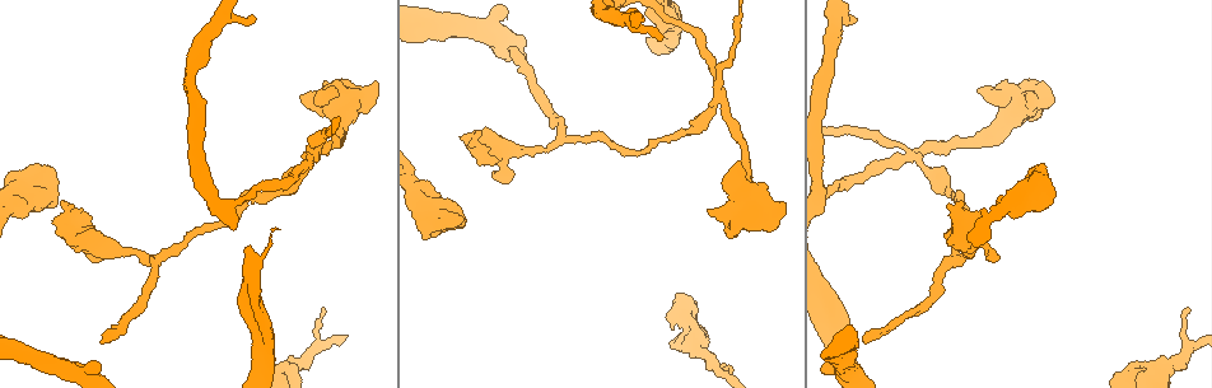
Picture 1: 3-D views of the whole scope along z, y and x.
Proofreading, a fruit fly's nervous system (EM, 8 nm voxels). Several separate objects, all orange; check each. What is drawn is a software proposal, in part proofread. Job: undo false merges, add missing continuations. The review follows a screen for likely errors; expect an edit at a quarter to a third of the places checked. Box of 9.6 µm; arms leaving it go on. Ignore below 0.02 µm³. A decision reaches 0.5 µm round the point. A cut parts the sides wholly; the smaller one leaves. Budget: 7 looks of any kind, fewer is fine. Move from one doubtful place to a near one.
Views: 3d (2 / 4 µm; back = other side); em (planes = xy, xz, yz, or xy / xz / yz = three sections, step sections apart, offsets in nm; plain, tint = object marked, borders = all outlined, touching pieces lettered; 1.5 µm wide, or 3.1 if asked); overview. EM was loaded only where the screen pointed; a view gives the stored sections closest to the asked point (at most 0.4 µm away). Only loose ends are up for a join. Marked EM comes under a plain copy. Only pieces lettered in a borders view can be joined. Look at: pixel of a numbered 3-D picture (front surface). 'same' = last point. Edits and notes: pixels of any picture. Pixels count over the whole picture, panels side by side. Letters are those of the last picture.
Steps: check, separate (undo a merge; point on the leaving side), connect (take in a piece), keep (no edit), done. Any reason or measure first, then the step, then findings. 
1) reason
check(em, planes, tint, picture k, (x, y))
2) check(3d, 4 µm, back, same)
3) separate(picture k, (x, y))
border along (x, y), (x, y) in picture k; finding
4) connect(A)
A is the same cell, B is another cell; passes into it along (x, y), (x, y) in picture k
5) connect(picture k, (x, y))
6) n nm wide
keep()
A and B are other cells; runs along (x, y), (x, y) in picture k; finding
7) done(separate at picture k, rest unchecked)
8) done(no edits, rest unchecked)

four arms meet
check(em, planes, tint, picture 1, (915, 155))

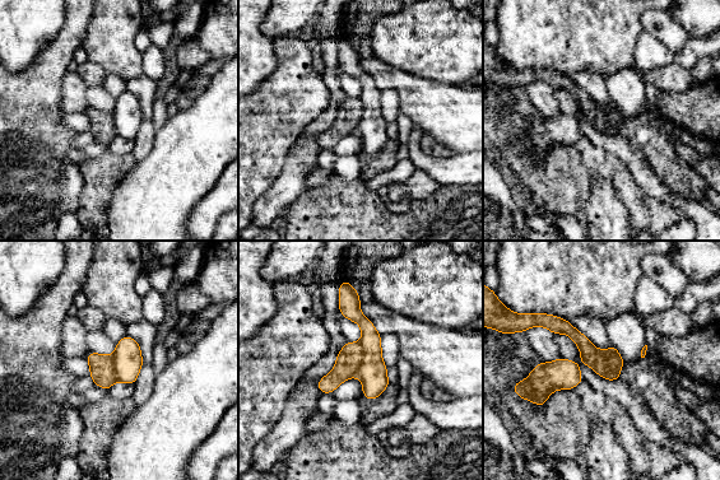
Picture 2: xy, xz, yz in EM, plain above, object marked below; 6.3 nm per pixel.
check(em, planes, borders, same)

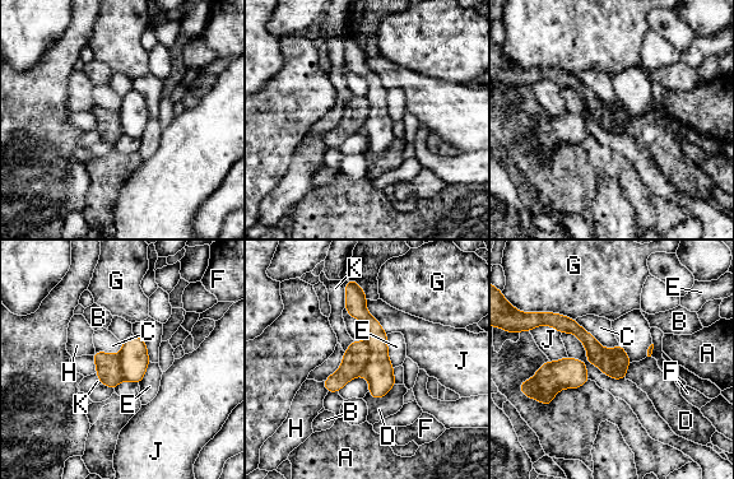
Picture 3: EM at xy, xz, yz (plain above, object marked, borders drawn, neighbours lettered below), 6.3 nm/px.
separate(picture 3, (354, 358))
A, B, C, D, E, F, G, H, J and K are other cells; border along (366, 342), (368, 359), (362, 373) in picture 3; a second neuron is stuck on

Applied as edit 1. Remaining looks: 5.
check(3d, 4 µm, picture 1, (1177, 364))

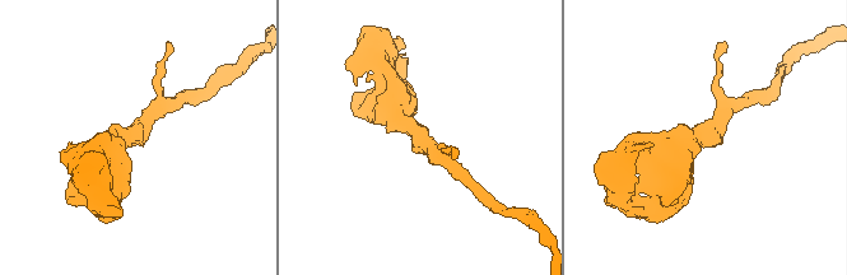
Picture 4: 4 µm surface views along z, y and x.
arms of 220, 600 nm; need the tissue
check(em, planes, borders, picture 4, (416, 135))

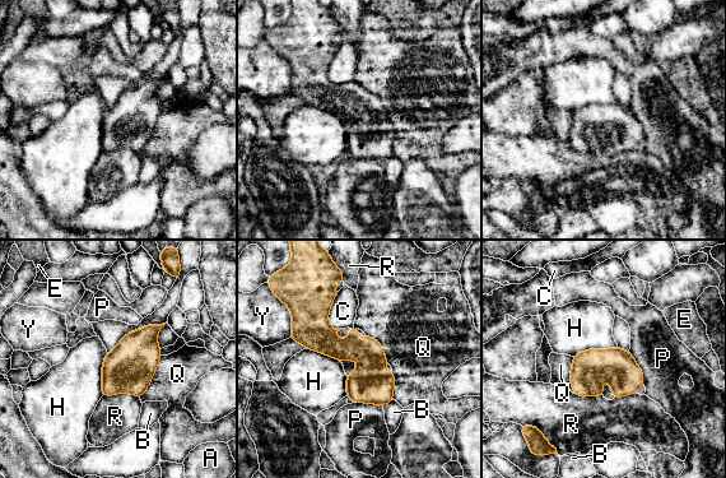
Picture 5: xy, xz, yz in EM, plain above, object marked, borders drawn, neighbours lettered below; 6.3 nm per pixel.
keep()
A, B, C, E, H, P, Q, R and Y are other cells; border along (617, 346), (585, 349), (573, 357) in picture 5; continuous, no second neuron

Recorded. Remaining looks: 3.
done(separate at picture 3, rest unchecked)

